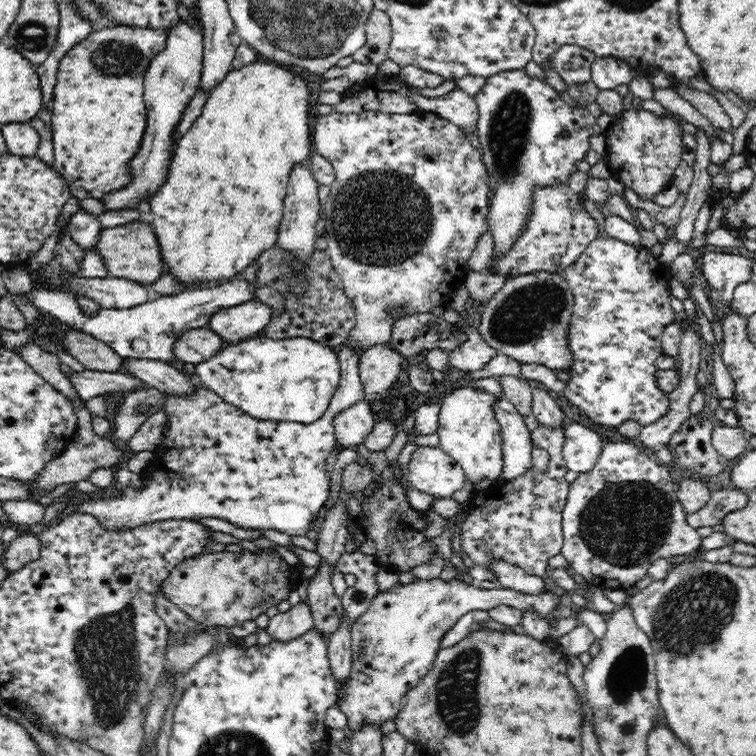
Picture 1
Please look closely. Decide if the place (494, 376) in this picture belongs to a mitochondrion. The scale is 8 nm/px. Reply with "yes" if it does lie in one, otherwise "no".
no

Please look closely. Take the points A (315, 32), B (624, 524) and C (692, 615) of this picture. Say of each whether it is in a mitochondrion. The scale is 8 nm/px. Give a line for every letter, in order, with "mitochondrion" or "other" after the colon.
A: mitochondrion
B: mitochondrion
C: mitochondrion

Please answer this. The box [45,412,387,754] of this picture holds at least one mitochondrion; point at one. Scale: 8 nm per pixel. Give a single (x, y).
(106, 649)

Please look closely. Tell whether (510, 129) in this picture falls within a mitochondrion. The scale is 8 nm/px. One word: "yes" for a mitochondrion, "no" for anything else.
yes

